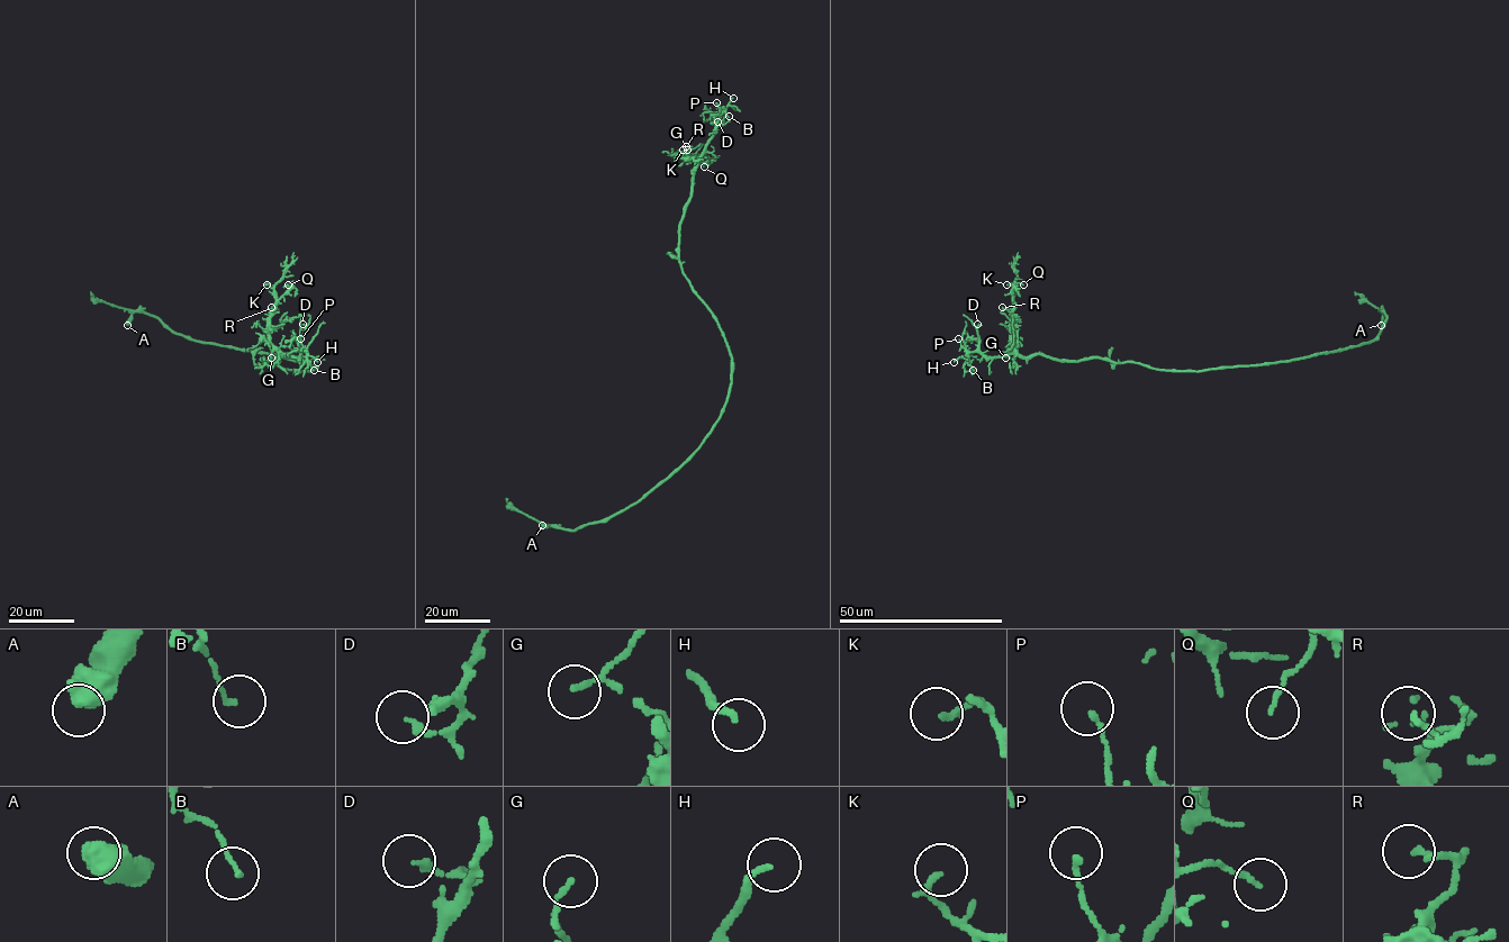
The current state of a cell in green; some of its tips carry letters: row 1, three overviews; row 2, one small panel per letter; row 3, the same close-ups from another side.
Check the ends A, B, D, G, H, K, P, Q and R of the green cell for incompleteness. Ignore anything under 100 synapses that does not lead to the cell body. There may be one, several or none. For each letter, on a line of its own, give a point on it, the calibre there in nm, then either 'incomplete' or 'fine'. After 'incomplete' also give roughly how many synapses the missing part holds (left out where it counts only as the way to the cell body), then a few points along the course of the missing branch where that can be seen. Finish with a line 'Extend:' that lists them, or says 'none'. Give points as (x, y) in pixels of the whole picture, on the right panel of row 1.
A: (1381, 325) | 480 nm | fine
B: (973, 370) | 120 nm | fine
D: (977, 324) | 200 nm | fine
G: (1005, 358) | 90 nm | fine
H: (954, 362) | 170 nm | incomplete | (954, 362), (952, 365), (946, 362), (949, 353), (945, 347), (945, 336), (946, 341), (937, 341), (932, 346)
K: (1006, 284) | 180 nm | fine
P: (958, 338) | 140 nm | fine
Q: (1023, 284) | 130 nm | fine
R: (1002, 307) | 100 nm | fine
Extend: H

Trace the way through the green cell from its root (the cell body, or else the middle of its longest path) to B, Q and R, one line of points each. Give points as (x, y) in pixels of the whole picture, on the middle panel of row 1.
B: (731, 364), (716, 318), (693, 288), (679, 260), (679, 227), (696, 161), (721, 114), (729, 116)
Q: (731, 364), (716, 318), (693, 288), (679, 260), (679, 227), (696, 163), (685, 156), (704, 156), (704, 166)
R: (731, 364), (716, 318), (693, 288), (679, 260), (679, 227), (696, 163), (685, 157), (690, 150), (686, 146)

